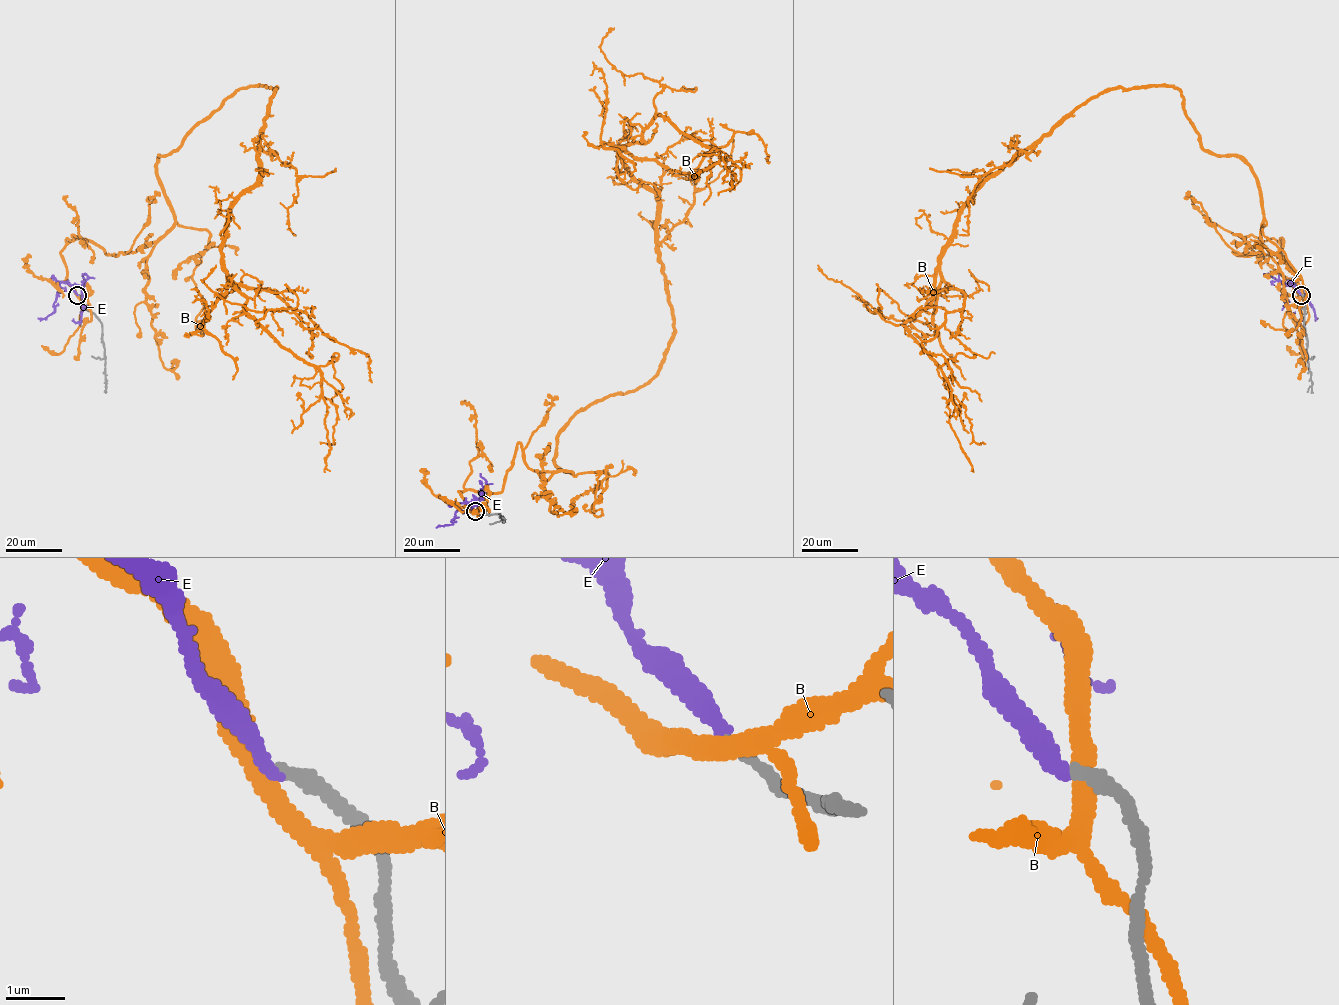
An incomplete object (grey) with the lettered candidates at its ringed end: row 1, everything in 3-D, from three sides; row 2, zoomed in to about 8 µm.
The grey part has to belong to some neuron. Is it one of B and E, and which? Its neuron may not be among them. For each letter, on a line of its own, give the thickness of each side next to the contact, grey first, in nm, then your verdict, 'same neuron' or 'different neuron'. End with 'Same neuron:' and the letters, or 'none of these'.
B: 220 nm thick on the grey side, 360 nm on the other; different neuron
E: 200 nm thick on the grey side, 280 nm on the other; same neuron
Same neuron: E

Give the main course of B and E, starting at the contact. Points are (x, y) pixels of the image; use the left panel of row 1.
B: (77, 295), (60, 251), (156, 242), (158, 157), (276, 87), (223, 268), (320, 372), (330, 471)
E: (77, 295), (69, 284), (61, 282), (53, 305), (55, 311), (43, 319), (38, 318)

